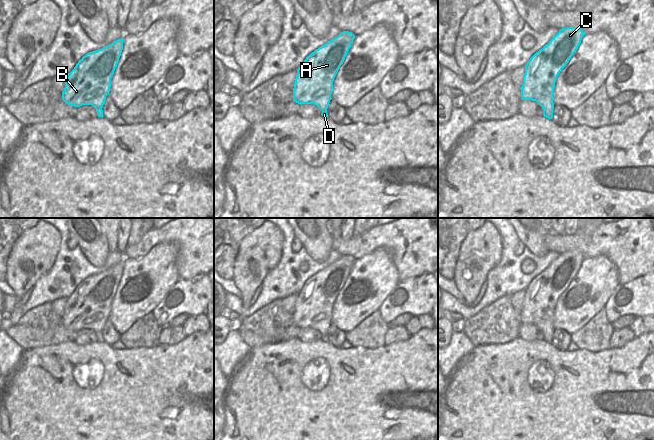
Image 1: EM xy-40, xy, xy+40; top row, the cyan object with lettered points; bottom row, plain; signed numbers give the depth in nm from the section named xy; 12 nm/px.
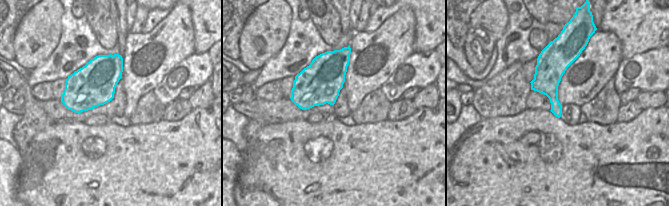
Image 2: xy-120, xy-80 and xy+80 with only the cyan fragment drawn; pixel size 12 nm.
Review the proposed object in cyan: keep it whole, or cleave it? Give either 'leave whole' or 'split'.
leave whole

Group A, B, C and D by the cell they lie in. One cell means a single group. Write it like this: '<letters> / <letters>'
A B C D

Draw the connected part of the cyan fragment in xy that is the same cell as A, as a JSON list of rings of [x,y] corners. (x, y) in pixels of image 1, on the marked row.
[[[343,31],[306,57],[297,69],[292,89],[296,103],[314,104],[322,111],[323,117],[328,117],[333,81],[354,38],[353,33]]]

